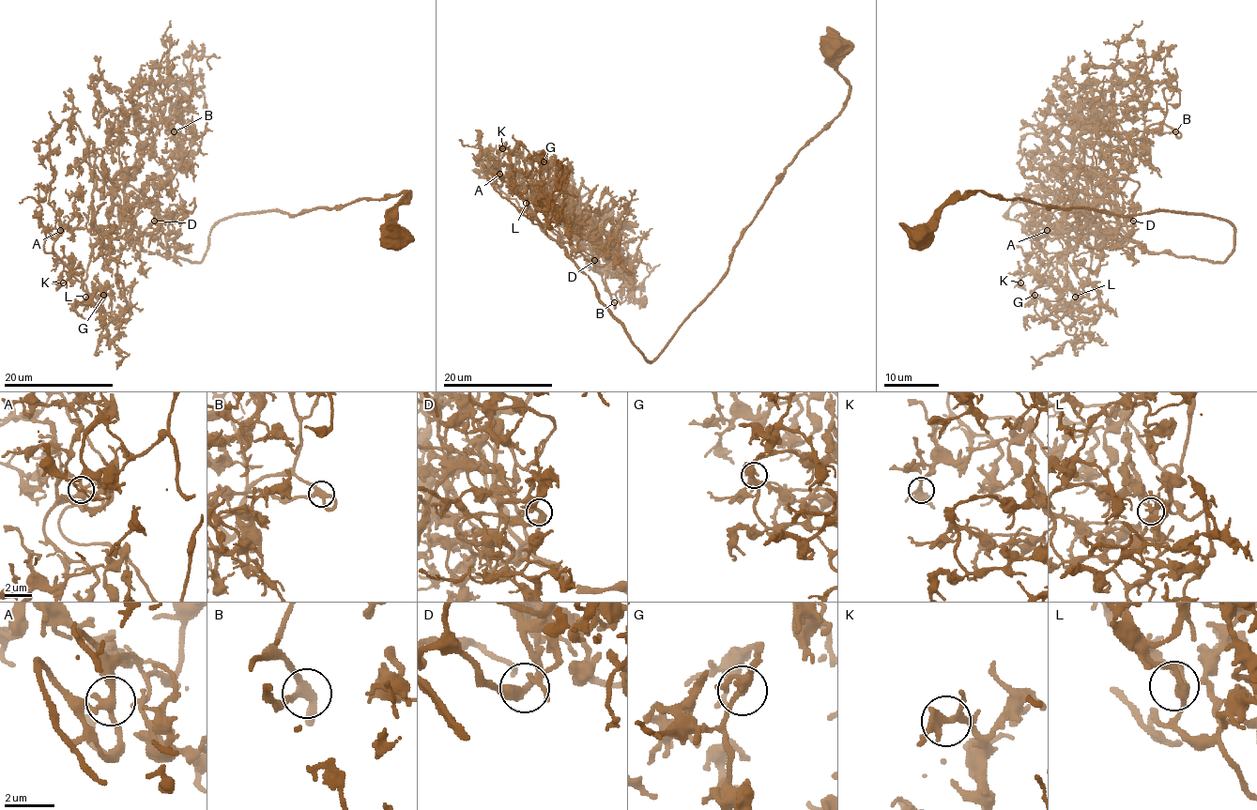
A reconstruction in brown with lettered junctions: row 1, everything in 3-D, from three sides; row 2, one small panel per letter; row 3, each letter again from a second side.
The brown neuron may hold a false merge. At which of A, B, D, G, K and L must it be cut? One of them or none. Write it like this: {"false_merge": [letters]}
{"false_merge": []}

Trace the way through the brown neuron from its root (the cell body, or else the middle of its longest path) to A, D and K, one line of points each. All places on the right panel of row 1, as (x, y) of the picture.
A: (915, 233), (984, 191), (1203, 212), (1234, 248), (1211, 262), (1101, 237), (1083, 281), (1038, 247), (1047, 230)
D: (915, 233), (984, 191), (1203, 212), (1234, 228), (1234, 248), (1222, 262), (1149, 252), (1125, 243), (1133, 221)
K: (915, 233), (979, 191), (1234, 228), (1222, 262), (1101, 237), (1080, 294), (1056, 262), (1020, 282)

